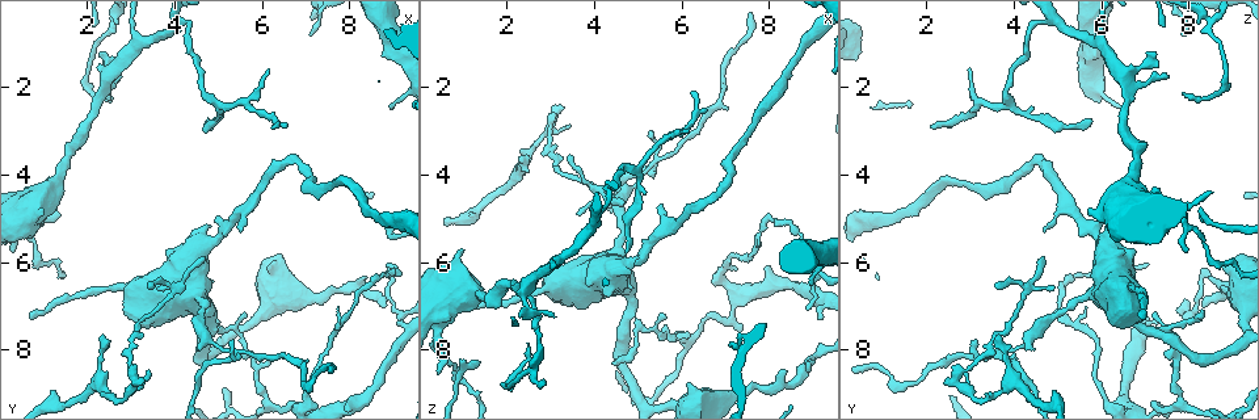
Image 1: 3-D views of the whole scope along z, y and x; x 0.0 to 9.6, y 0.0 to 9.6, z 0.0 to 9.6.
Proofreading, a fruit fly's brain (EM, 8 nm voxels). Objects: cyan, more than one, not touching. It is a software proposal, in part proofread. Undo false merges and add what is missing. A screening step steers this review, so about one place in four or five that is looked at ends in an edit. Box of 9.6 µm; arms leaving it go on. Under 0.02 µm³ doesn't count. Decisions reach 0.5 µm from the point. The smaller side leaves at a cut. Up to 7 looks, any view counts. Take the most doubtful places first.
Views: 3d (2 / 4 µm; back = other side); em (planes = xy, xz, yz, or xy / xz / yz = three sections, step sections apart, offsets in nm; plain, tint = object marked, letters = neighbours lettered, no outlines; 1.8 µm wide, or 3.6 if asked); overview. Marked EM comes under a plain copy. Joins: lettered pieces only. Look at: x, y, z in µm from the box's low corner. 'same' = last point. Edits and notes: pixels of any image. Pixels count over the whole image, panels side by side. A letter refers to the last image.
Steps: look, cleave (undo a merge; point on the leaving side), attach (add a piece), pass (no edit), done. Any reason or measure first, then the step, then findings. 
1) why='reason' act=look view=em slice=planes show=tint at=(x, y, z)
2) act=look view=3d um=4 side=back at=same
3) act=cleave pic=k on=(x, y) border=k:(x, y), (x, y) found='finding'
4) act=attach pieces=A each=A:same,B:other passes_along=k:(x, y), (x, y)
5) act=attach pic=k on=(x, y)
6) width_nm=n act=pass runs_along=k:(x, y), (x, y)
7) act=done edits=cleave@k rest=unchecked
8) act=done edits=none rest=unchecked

why='side arm on a straight run' act=look view=3d um=4 at=(3.20, 1.05, 6.00)

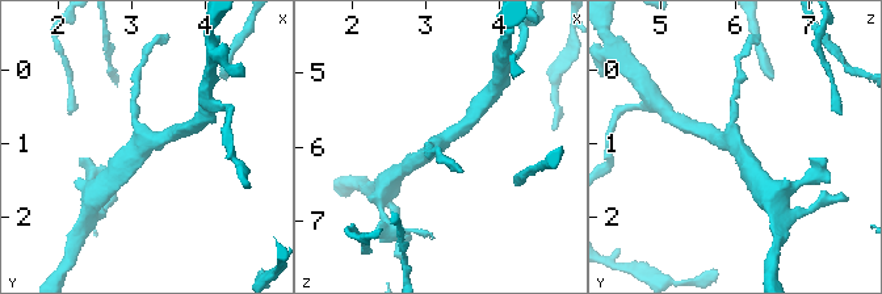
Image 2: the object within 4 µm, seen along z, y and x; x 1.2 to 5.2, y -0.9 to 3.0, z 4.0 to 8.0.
why='shape alone is not enough' act=look view=em slice=xz step=16 show=tint at=(3.20, 1.00, 5.95)

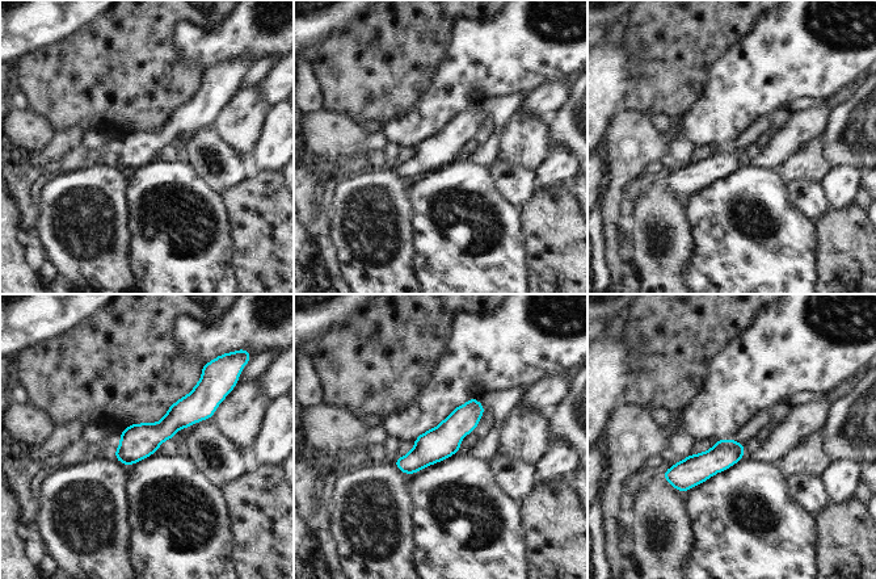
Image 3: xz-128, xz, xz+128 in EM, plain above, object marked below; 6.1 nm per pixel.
why='cut it another way' act=look view=em slice=planes show=letters at=same

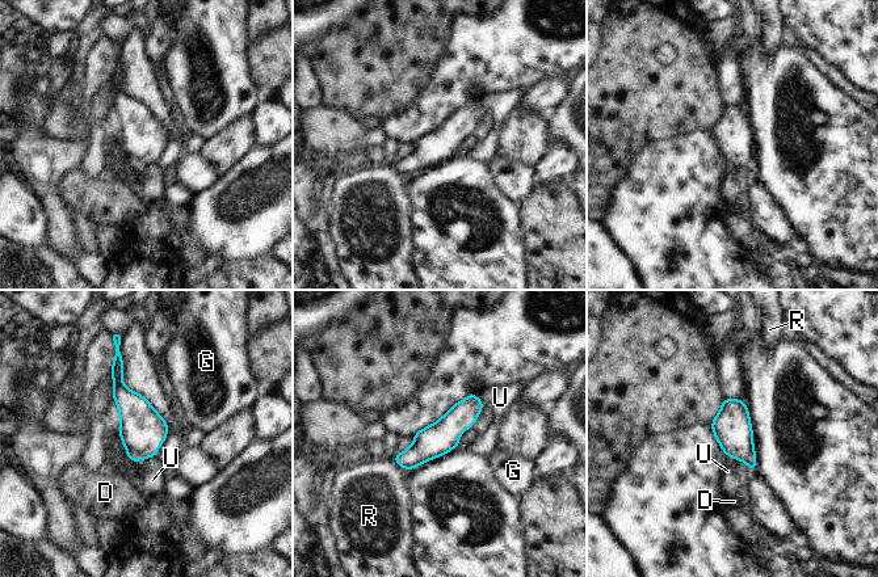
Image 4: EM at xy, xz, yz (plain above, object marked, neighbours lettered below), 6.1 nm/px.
width_nm=200 act=pass each=D:other,G:other,R:other,U:other runs_along=4:(473, 396), (436, 439), (398, 458) found='all the same neuron'

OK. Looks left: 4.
why='tapers out' act=look view=em slice=xy step=4 show=tint at=(3.45, 8.45, 2.90)

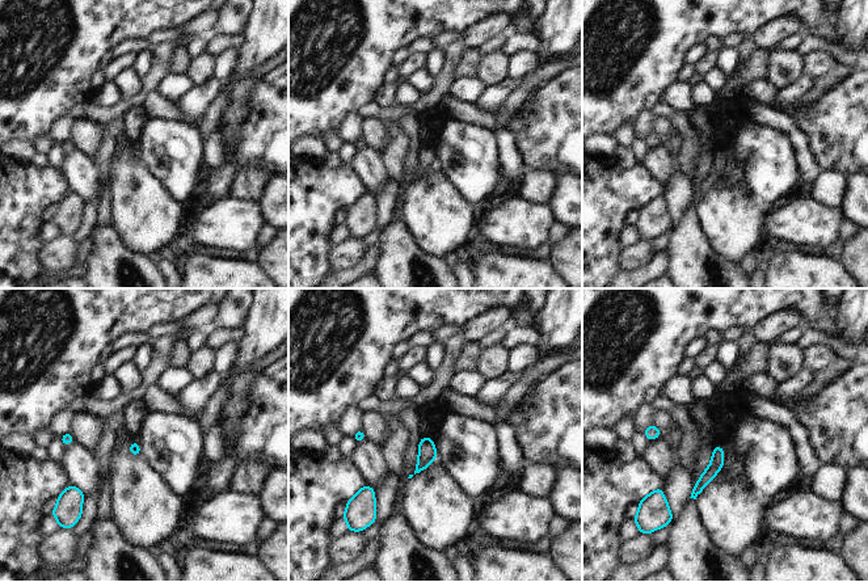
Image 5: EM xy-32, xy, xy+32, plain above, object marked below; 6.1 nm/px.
act=look view=em slice=planes show=letters at=same

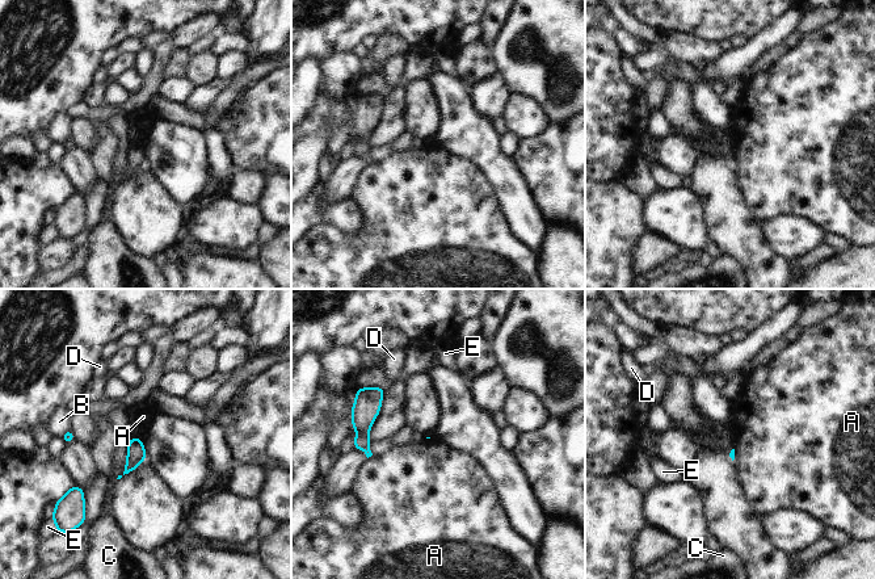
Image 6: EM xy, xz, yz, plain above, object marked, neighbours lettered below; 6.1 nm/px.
act=pass each=A:other,B:other,C:other,D:other,E:other border=6:(371, 454), (367, 458) found='none of them fits'

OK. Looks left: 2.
why='free end' act=look view=em um=3.6 slice=xz step=16 show=letters at=(9.00, 2.45, 6.50)

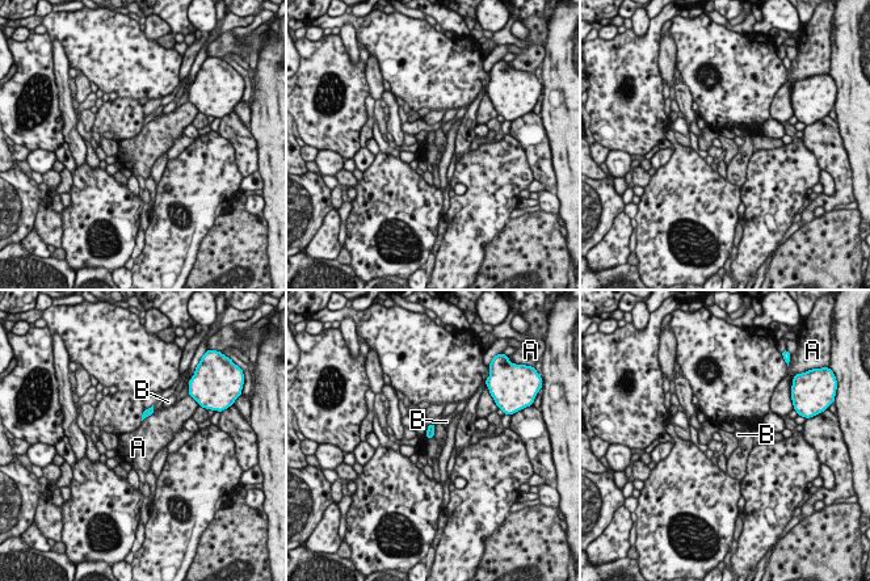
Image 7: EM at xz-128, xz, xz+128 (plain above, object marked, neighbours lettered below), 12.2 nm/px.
act=look view=em um=3.6 slice=planes show=letters at=same

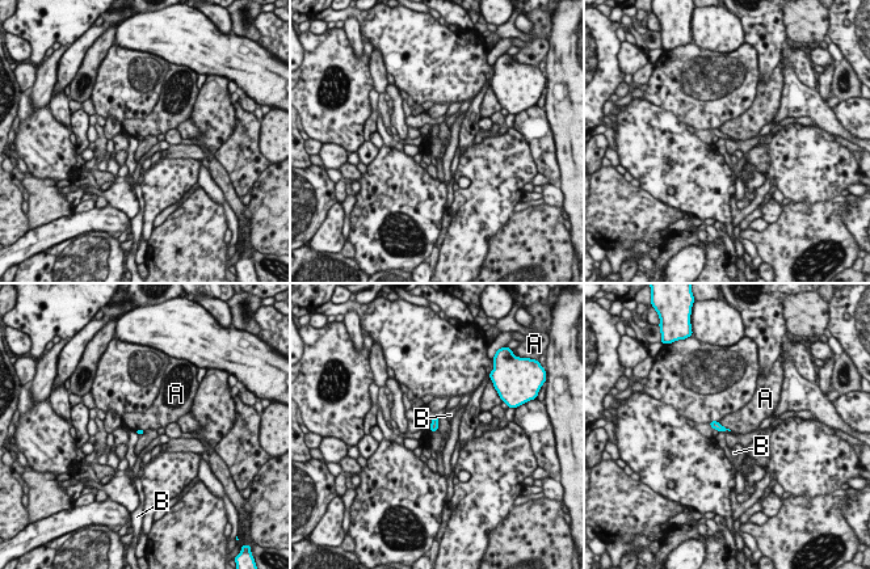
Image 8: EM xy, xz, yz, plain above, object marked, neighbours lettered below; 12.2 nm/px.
act=pass each=A:other,B:other found='none of them fits'

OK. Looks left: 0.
act=done edits=none rest=unchecked

